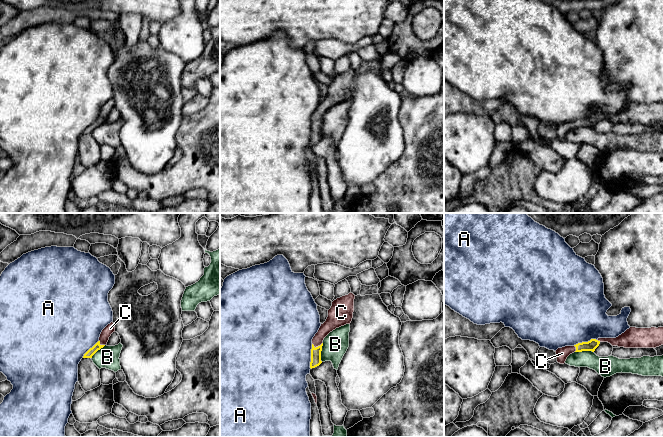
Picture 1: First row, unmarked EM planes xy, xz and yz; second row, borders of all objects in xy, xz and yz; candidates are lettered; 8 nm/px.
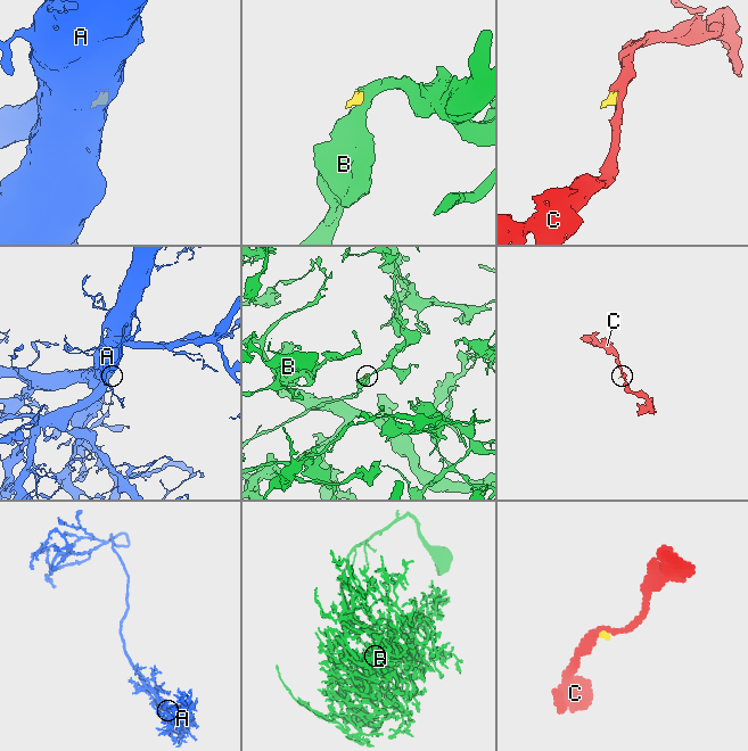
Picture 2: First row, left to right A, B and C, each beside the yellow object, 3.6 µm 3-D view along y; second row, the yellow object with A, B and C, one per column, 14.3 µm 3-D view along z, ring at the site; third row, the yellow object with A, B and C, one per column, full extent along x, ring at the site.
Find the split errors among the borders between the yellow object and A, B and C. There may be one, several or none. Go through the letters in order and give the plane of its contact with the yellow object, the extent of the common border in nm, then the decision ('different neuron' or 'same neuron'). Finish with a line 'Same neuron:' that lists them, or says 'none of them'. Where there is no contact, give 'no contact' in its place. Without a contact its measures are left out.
A: xz | 200 nm | different neuron
B: xz | 150 nm | different neuron
C: xz | 90 nm | same neuron
Same neuron: C

